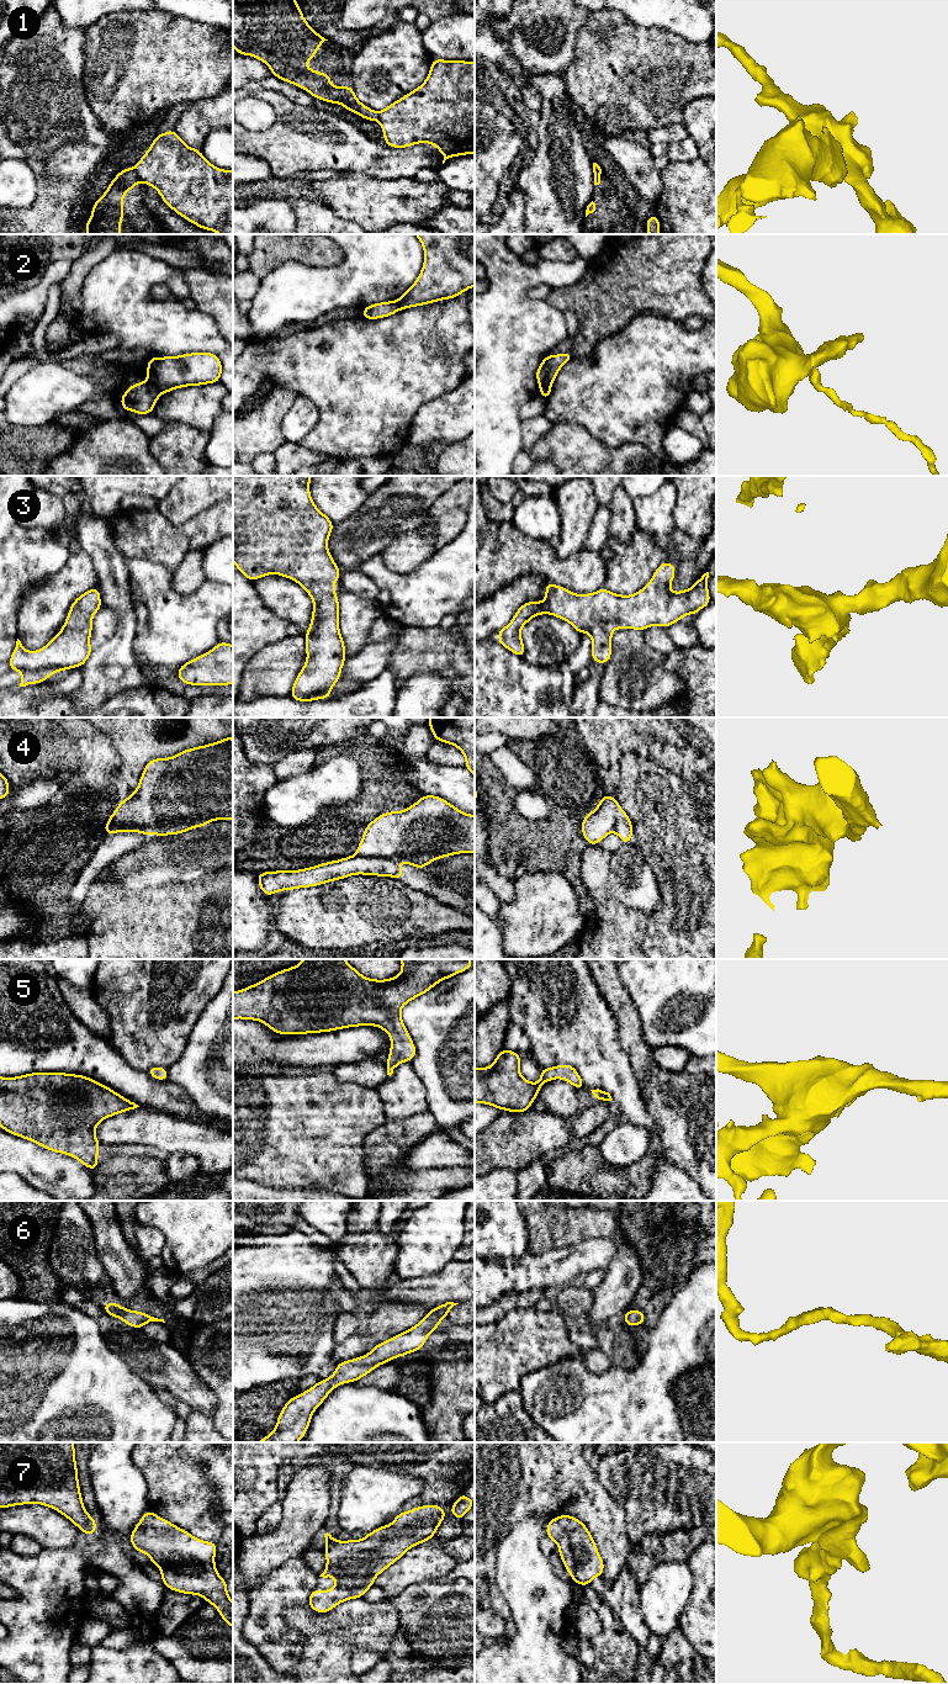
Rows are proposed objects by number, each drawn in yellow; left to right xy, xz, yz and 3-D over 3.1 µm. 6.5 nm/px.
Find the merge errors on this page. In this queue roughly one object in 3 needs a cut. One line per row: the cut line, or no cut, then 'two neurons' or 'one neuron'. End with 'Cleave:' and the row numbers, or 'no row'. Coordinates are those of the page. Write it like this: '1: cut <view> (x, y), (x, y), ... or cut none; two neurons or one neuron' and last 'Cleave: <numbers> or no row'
1: cut xy (133, 169), (141, 180); two neurons
2: cut xy (148, 379), (160, 392); two neurons
3: cut none; one neuron
4: cut none; one neuron
5: cut none; one neuron
6: cut none; one neuron
7: cut none; one neuron
Cleave: 1, 2

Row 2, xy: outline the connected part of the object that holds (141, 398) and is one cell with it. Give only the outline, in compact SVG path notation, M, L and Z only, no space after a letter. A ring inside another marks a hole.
M148 380L128 386L128 390L123 393L120 402L123 411L132 411L143 415L153 412L159 397L160 391Z

